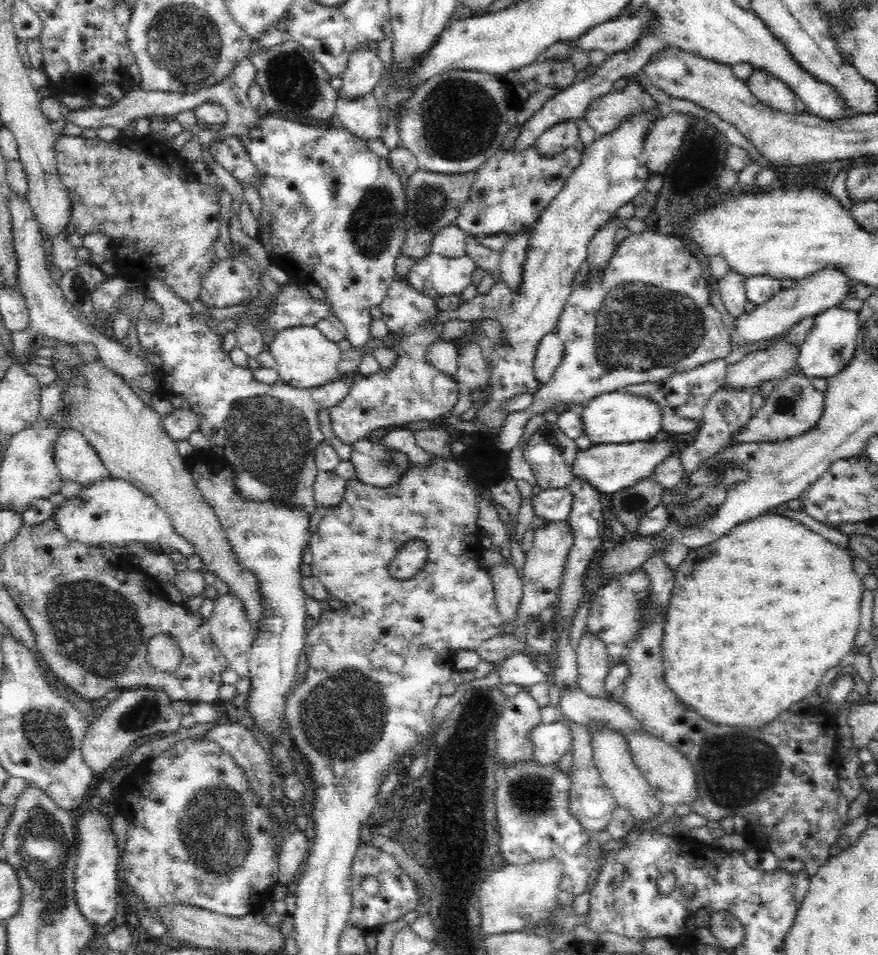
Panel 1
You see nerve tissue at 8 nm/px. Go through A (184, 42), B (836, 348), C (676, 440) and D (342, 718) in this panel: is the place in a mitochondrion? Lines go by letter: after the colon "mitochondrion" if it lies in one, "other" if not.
A: mitochondrion
B: mitochondrion
C: other
D: mitochondrion

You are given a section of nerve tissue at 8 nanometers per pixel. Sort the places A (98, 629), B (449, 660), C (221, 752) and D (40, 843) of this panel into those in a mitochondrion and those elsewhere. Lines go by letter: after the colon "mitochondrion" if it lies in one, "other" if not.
A: mitochondrion
B: other
C: other
D: mitochondrion

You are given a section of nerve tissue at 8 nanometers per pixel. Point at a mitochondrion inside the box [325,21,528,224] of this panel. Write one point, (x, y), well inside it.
(460, 119)

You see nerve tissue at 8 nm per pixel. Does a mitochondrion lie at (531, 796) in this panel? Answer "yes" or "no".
yes

